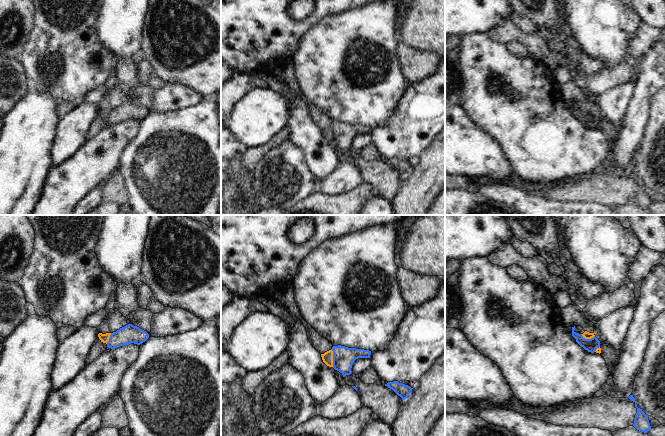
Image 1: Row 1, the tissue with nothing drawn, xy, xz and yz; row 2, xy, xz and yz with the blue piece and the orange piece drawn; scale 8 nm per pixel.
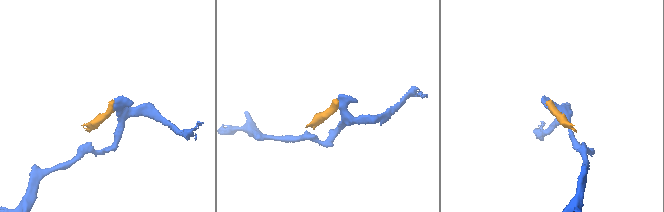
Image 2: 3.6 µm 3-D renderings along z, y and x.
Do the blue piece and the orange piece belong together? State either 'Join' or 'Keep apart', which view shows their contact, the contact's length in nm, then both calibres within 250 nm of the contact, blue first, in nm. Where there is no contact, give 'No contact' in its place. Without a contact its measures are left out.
Keep apart. Touches blue in xz. Shared border 140 nm. Thickness 180 nm (blue) against 90 nm.

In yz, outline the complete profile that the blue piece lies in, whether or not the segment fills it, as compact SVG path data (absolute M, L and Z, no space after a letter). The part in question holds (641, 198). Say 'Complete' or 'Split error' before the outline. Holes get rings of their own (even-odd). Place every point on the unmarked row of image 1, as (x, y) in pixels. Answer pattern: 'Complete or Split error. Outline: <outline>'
Complete. Outline: M630 171L628 174L635 179L635 183L637 184L637 189L635 191L633 202L637 206L647 209L651 205L649 196L648 196L648 191L646 191L642 187L642 185L637 183L637 180L636 180L636 177L635 177L635 174L633 173L633 171Z

